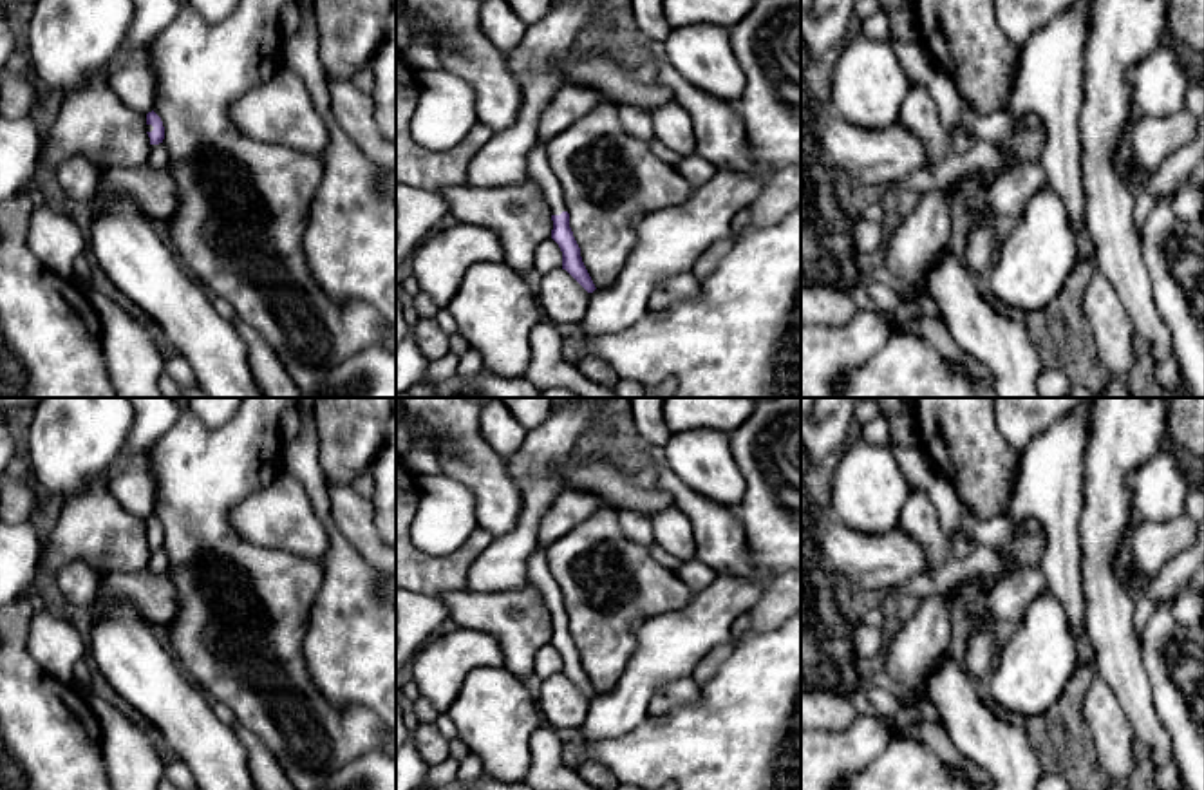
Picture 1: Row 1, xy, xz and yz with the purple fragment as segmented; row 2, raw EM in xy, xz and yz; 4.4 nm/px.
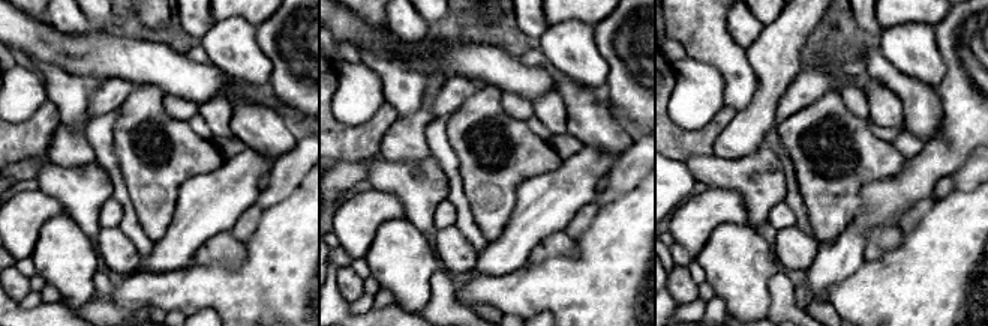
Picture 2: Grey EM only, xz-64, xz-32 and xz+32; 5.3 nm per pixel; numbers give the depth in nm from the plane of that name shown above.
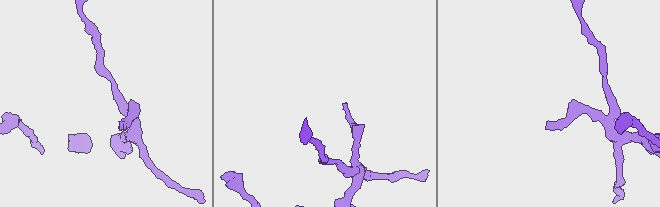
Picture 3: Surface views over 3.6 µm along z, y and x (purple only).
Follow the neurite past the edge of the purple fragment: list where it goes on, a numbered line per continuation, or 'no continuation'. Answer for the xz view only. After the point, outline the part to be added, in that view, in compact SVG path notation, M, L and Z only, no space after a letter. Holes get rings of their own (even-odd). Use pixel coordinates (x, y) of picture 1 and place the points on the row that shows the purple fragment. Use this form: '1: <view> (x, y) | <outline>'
1: xz (537, 165) | M539 143L528 154L526 172L528 172L528 177L531 177L541 186L541 190L551 208L551 215L560 215L562 212L566 212L564 192L550 166L544 143Z

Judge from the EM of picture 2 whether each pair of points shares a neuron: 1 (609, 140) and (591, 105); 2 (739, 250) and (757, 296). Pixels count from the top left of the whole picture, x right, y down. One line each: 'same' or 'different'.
1: same
2: same

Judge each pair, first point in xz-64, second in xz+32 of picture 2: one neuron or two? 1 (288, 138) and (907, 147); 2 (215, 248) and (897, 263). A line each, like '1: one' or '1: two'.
1: two
2: two

